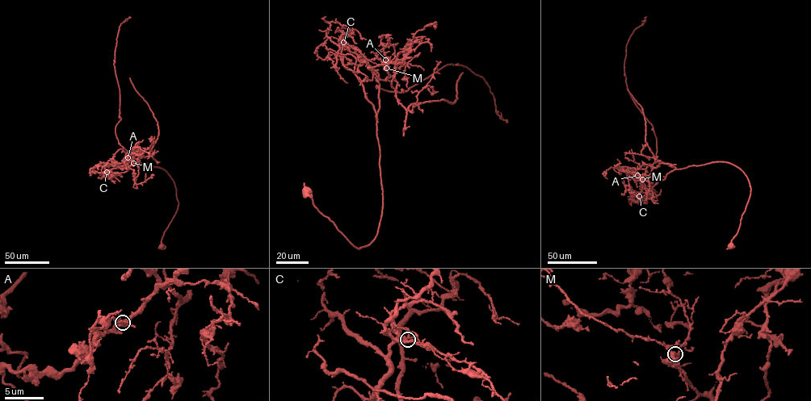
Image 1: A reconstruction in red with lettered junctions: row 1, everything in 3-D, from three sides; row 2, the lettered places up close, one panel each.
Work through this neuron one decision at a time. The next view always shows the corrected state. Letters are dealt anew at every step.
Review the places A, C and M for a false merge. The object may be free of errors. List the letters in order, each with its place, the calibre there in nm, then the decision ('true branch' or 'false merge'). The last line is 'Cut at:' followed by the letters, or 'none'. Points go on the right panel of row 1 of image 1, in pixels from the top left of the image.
A: place (637, 175); calibre 160 nm; true branch
C: place (639, 196); calibre 140 nm; true branch
M: place (642, 179); calibre 140 nm; false merge
Cut at: M

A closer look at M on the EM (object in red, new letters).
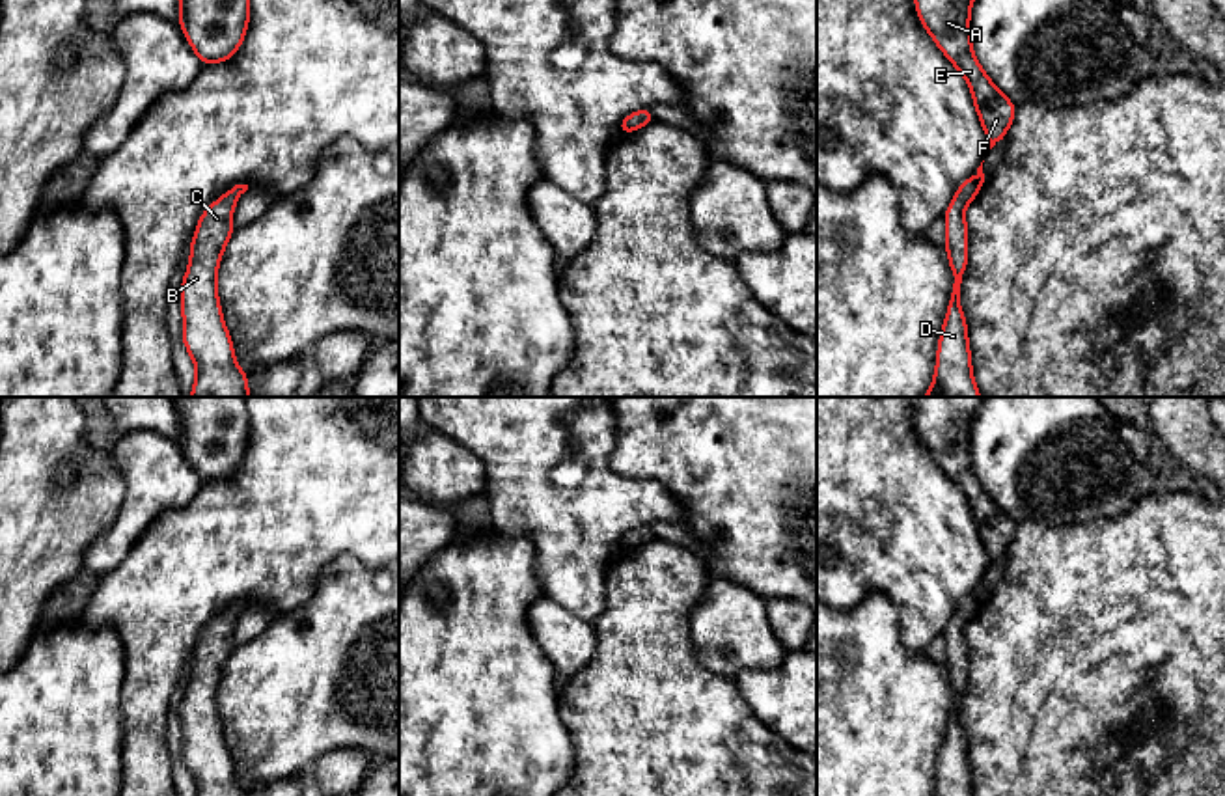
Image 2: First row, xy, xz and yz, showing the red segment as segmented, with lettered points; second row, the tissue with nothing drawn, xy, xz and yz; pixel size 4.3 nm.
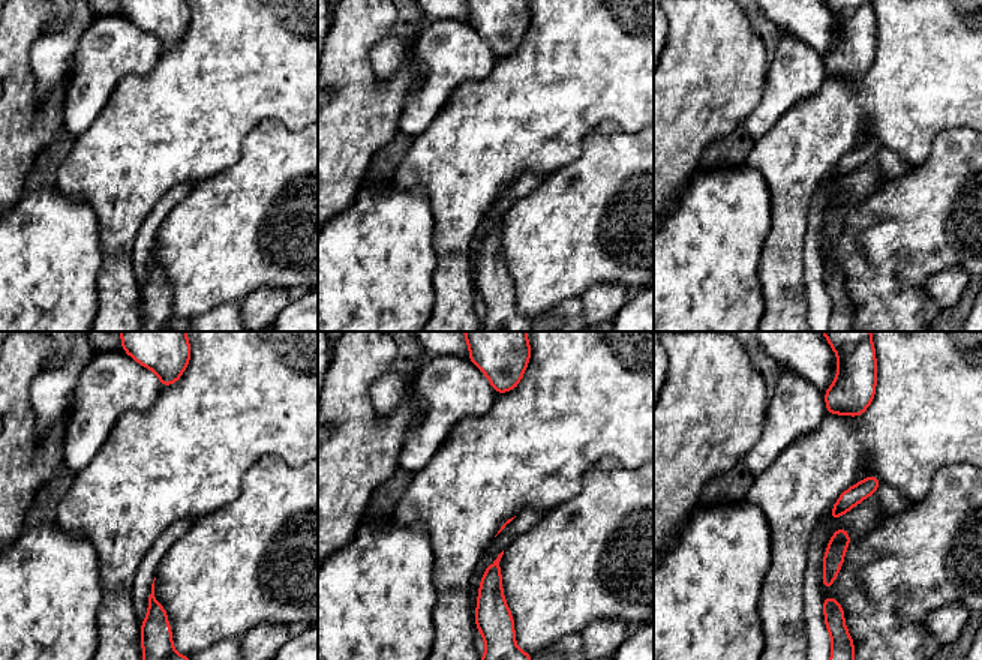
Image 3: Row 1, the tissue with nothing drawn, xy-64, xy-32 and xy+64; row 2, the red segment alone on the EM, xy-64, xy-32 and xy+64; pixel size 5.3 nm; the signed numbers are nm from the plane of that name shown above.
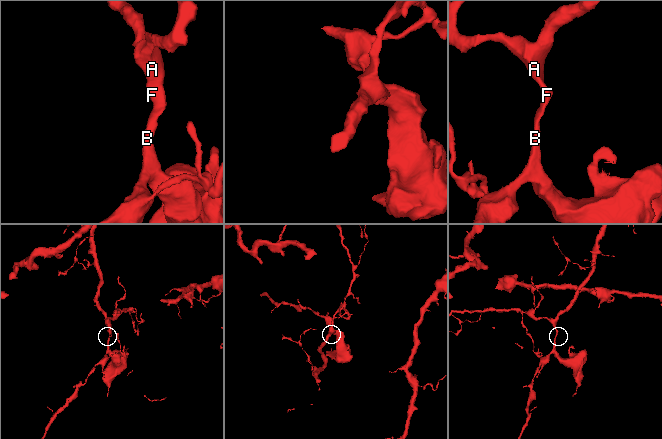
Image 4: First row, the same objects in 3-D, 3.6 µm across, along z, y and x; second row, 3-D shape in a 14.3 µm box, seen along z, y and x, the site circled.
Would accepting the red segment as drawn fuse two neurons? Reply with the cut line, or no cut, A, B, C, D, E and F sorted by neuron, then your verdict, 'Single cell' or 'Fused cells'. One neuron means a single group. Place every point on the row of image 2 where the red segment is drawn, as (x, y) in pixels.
Split along xy (235, 198), (219, 202). Groups: A E F / B C D. Fused cells

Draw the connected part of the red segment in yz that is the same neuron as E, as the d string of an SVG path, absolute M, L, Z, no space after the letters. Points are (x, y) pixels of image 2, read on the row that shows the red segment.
M915 0L915 9L923 28L966 78L990 151L1007 134L1016 104L994 86L973 54L970 35L971 4L973 0Z

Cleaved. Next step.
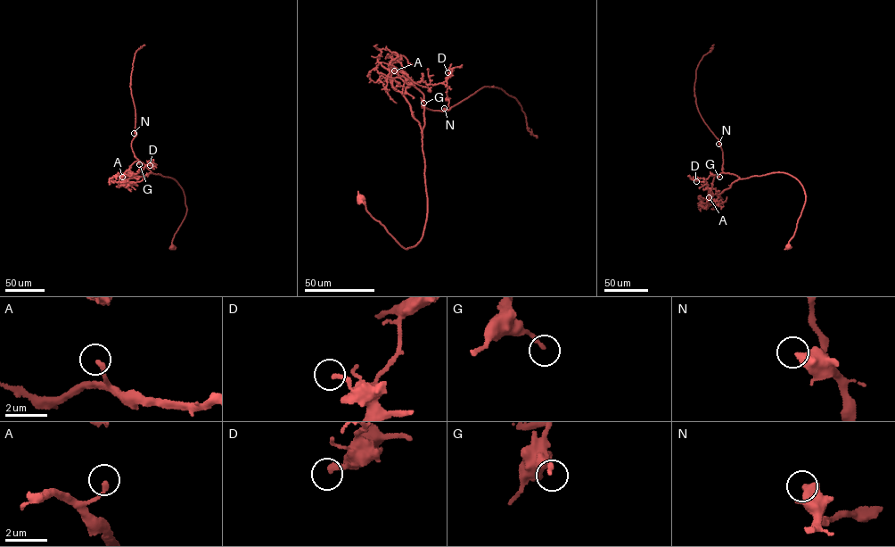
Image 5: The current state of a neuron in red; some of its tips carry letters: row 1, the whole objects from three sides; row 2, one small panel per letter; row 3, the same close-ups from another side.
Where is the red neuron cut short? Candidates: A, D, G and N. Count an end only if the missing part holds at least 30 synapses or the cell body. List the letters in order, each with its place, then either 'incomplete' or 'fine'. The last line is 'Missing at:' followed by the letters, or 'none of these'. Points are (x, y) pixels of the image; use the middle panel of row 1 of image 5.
A: (394, 70) | fine
D: (447, 72) | fine
G: (423, 103) | fine
N: (444, 108) | fine
Missing at: none of these

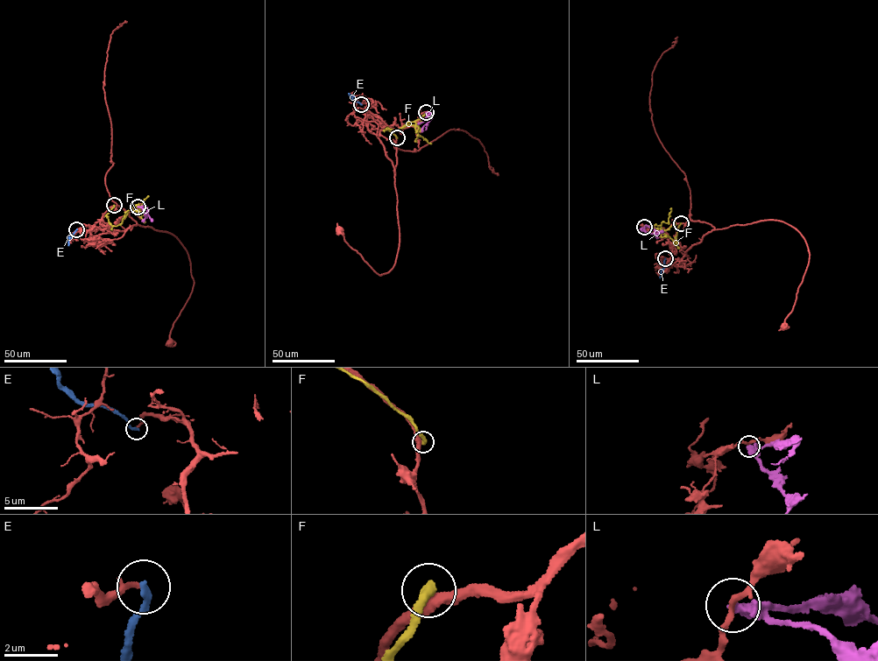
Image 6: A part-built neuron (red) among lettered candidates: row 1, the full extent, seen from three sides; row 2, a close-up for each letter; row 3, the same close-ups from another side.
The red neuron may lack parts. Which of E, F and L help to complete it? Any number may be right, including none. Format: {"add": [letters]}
{"add": []}

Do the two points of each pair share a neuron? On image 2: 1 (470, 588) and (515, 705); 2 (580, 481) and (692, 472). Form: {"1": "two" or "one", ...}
{"1": "one", "2": "two"}

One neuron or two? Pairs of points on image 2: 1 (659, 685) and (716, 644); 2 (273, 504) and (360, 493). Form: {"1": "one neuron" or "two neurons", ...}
{"1": "two neurons", "2": "one neuron"}

